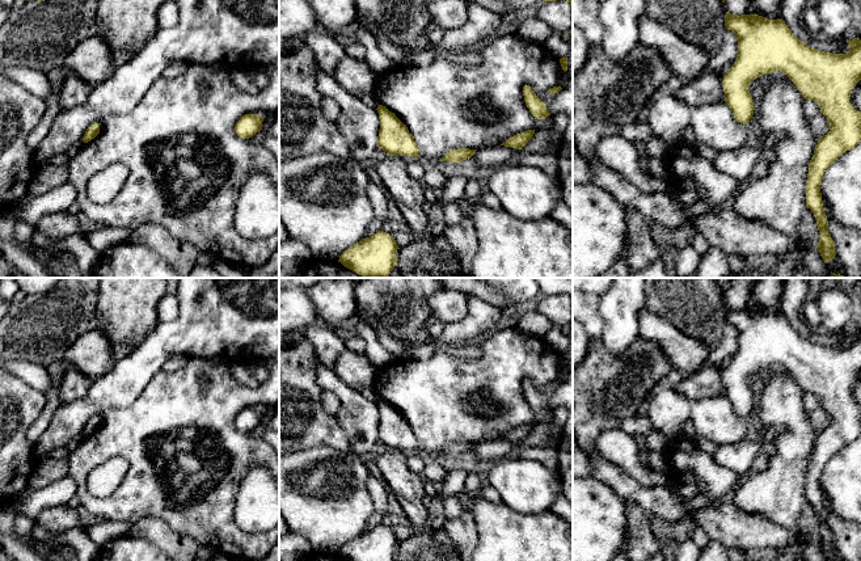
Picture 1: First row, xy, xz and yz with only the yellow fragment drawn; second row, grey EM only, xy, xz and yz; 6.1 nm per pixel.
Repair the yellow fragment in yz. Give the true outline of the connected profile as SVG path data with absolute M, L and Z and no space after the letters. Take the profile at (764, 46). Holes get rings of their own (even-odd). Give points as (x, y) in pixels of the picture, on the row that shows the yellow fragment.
M726 12L725 26L738 39L737 60L722 81L725 102L737 122L748 125L754 115L748 85L765 73L781 71L805 100L819 105L820 114L830 123L830 131L818 140L806 181L806 206L819 229L816 248L828 263L836 250L828 231L820 184L826 169L861 142L861 111L849 101L853 87L861 80L861 39L847 41L847 54L832 54L803 43L782 18Z

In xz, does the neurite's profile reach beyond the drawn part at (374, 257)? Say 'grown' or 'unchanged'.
unchanged

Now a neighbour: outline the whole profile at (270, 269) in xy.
M279 246L262 266L245 273L248 278L279 278Z

